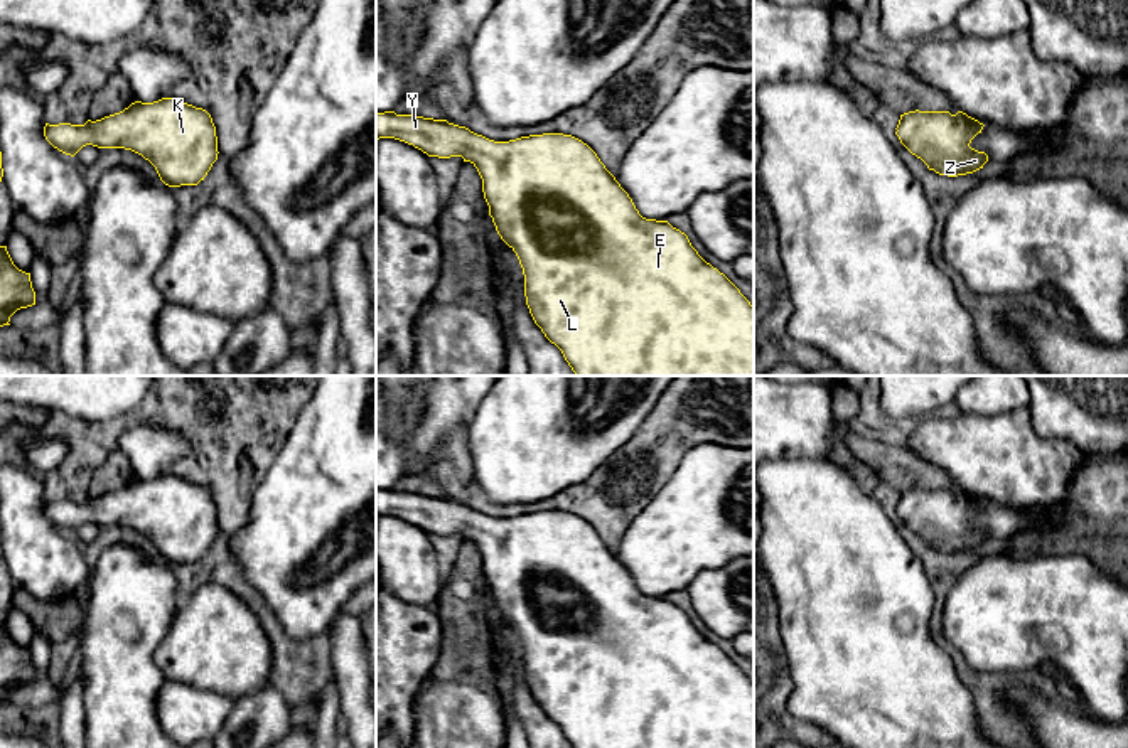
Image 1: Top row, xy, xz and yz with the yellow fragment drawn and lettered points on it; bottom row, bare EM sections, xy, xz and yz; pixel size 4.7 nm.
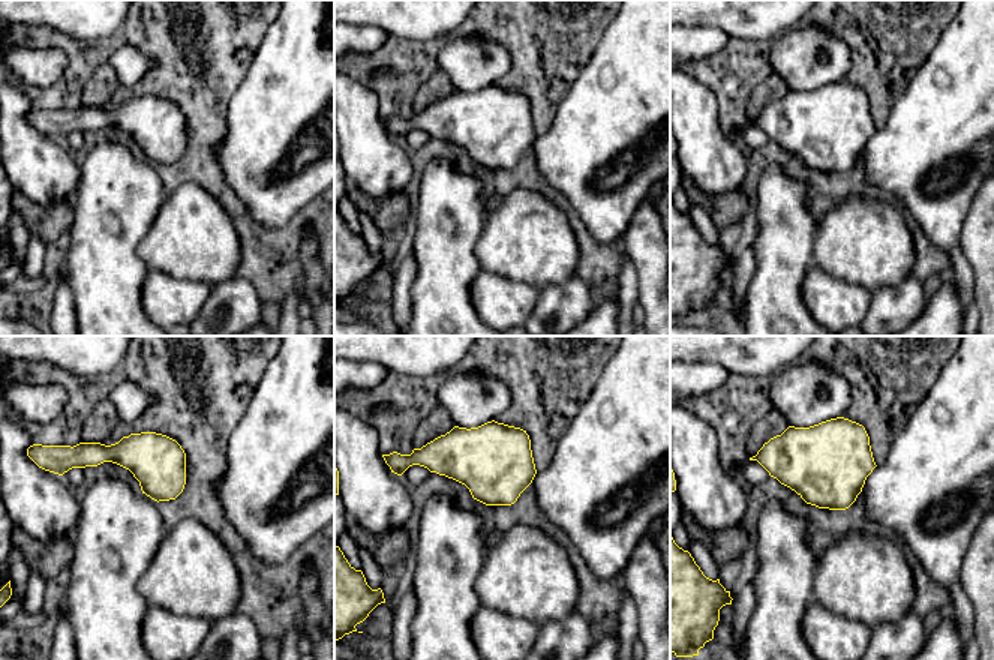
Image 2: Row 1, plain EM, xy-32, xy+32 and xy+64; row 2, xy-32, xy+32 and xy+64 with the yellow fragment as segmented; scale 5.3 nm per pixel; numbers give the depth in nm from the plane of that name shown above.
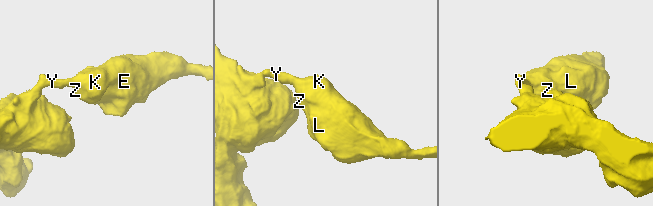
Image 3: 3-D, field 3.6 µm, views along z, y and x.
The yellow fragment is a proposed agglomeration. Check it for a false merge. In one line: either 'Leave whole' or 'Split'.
Leave whole

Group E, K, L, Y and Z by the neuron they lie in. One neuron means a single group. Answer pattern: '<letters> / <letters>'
E K L Y Z

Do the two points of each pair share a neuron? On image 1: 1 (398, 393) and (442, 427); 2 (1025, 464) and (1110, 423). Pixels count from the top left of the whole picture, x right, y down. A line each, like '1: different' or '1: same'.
1: different
2: different

